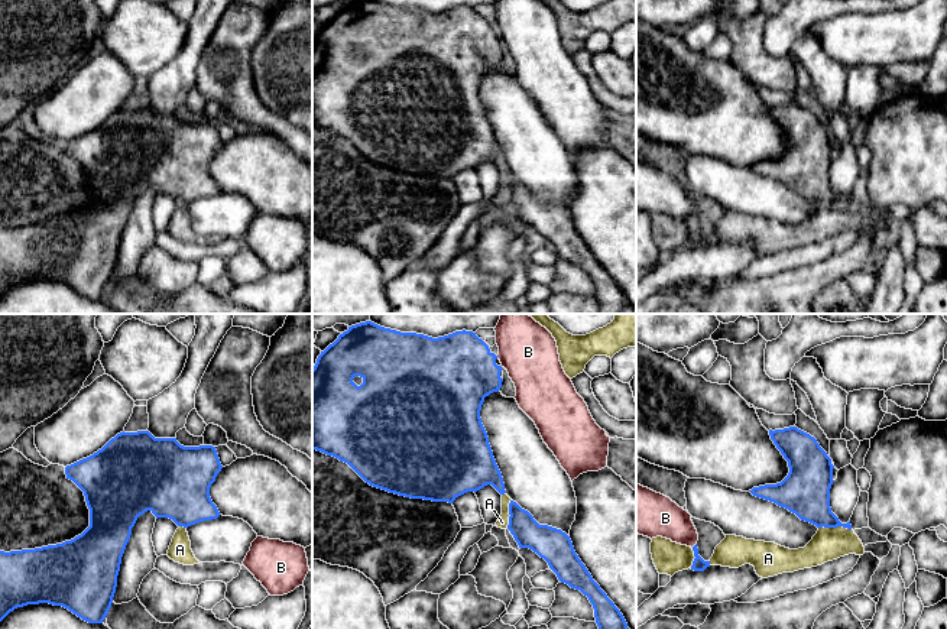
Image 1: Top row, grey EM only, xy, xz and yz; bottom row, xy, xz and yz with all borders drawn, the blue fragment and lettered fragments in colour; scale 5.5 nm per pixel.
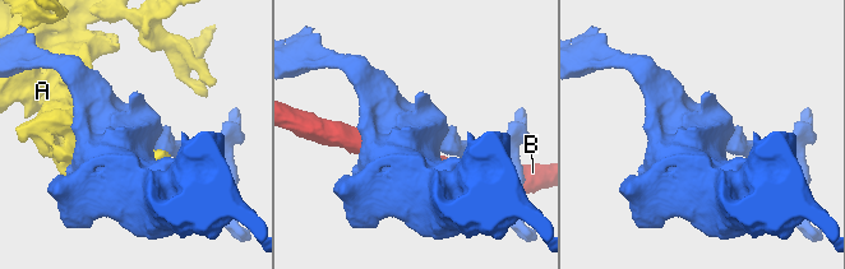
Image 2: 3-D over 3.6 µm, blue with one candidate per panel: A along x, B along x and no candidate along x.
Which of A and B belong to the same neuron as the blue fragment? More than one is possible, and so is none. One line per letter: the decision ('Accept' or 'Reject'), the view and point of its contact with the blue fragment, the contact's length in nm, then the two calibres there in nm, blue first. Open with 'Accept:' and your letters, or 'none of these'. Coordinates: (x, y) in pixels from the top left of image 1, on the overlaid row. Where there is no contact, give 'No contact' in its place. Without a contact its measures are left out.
Accept: A
A: Accept. Touches blue at yz (834, 527). Shared border 180 nm. Thickness 280 nm (blue) against 180 nm
B: Reject. Touches blue at yz (694, 545). Shared border 40 nm. Thickness 80 nm (blue) against 220 nm

